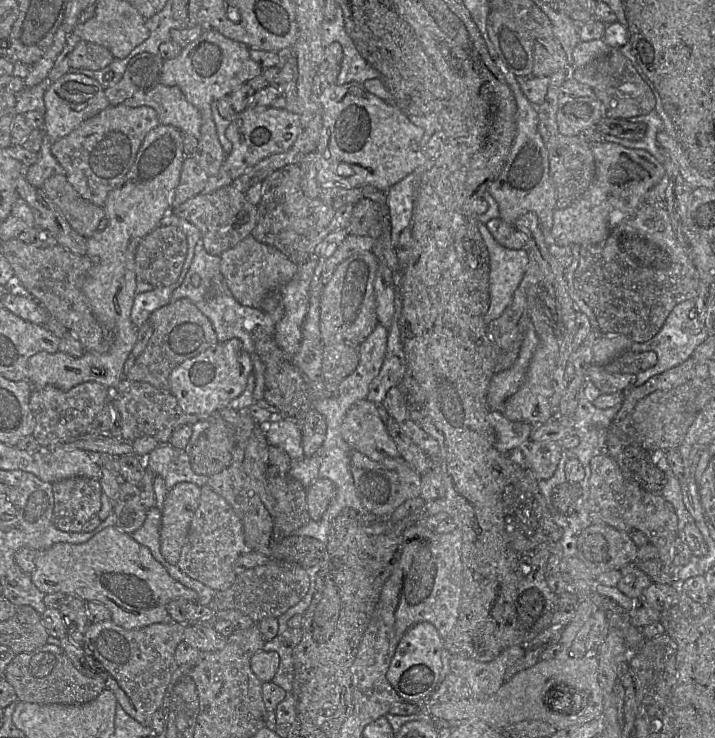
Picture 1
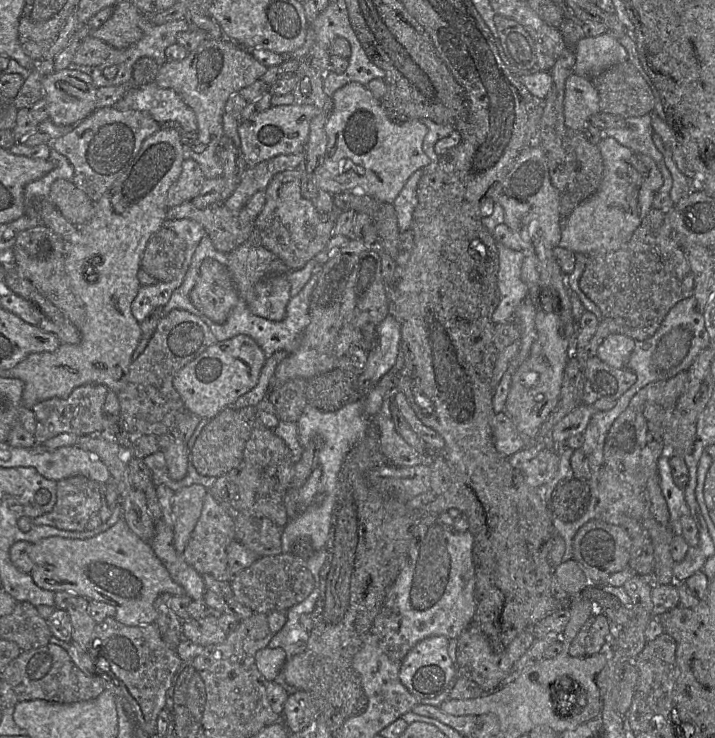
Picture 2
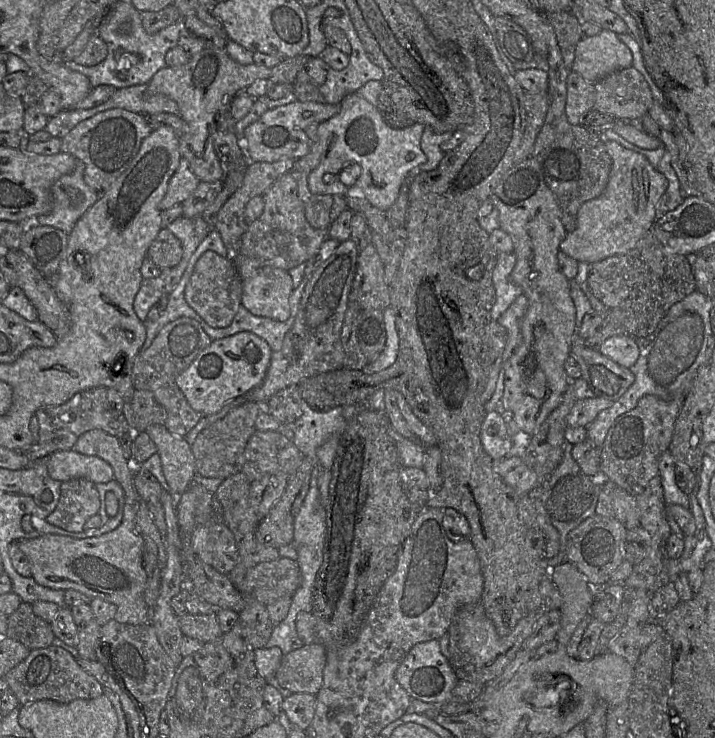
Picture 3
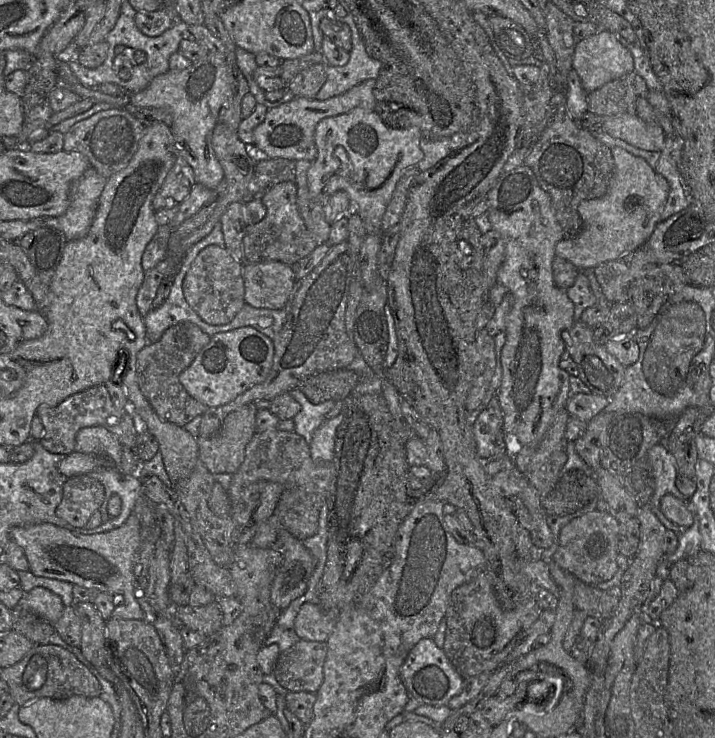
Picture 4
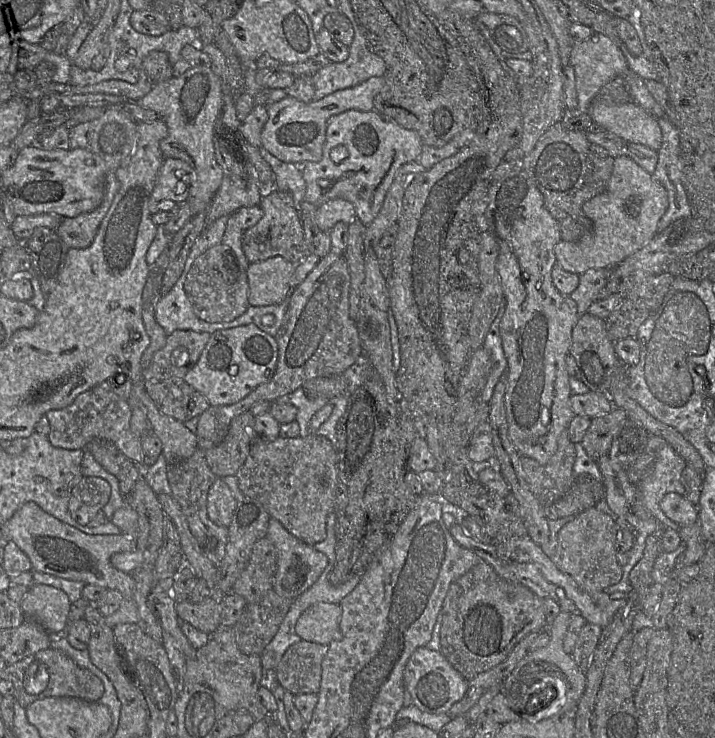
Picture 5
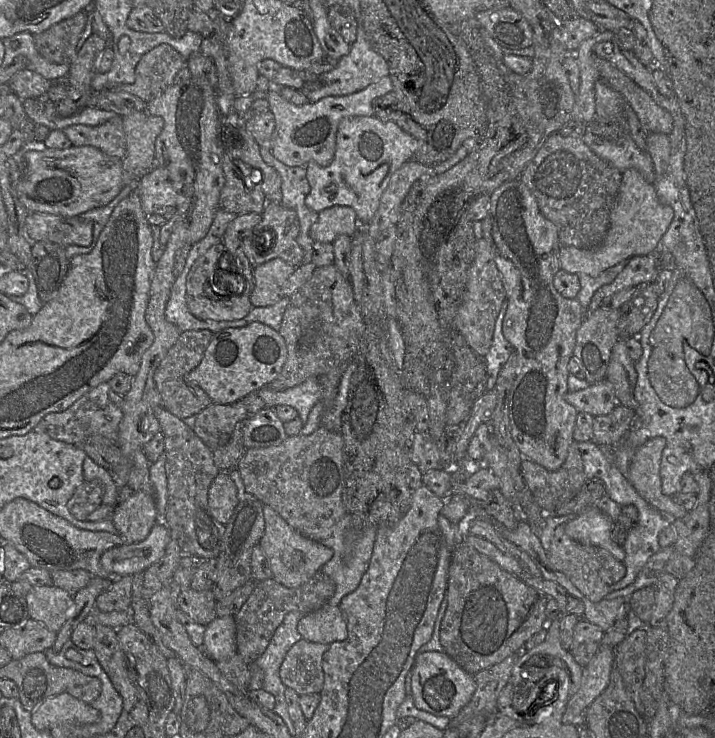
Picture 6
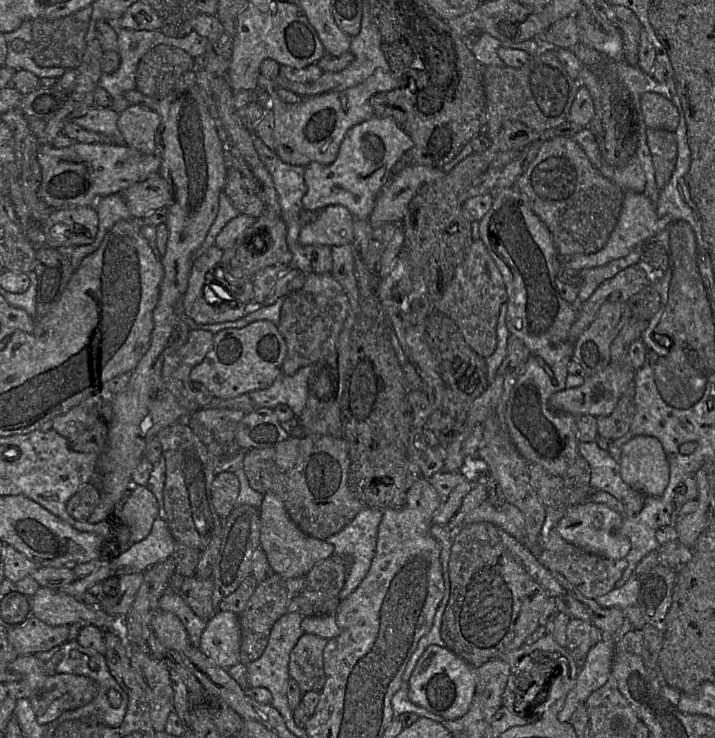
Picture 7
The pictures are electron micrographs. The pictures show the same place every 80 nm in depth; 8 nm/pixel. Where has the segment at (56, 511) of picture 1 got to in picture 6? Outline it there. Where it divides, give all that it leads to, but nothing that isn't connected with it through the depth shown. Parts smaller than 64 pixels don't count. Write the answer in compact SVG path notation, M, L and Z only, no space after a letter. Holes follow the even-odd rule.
M84 480L68 501L67 508L77 520L87 521L88 516L102 504L103 494L104 489L100 481Z

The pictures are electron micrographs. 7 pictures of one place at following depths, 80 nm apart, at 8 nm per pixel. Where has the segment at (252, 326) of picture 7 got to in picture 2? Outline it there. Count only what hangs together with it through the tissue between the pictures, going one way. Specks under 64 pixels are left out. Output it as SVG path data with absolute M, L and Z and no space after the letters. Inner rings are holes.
M237 335L208 347L175 375L173 385L187 410L200 418L212 419L256 386L266 359L266 354L253 338Z

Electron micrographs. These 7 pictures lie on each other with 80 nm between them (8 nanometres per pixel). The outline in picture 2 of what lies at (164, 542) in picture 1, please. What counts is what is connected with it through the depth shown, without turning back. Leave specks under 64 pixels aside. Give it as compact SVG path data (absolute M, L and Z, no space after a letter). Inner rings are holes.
M200 484L176 491L172 500L173 545L182 555L201 515L208 489Z

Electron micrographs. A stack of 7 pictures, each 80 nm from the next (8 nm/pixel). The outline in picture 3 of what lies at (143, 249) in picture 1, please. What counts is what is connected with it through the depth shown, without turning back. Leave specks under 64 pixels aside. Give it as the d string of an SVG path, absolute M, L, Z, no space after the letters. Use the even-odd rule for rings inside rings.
M166 227L151 242L147 257L161 270L176 266L183 255L180 240Z

